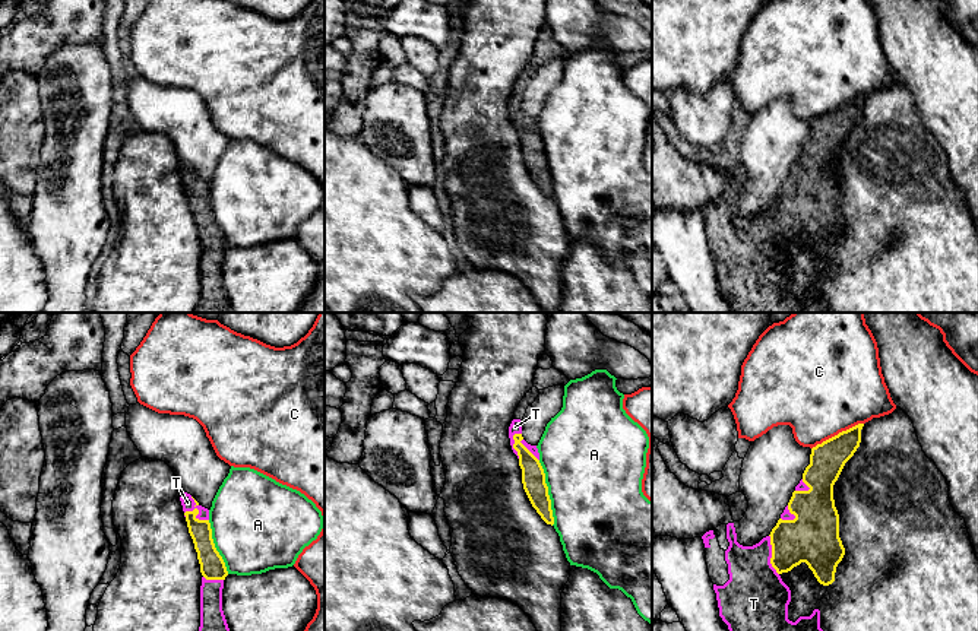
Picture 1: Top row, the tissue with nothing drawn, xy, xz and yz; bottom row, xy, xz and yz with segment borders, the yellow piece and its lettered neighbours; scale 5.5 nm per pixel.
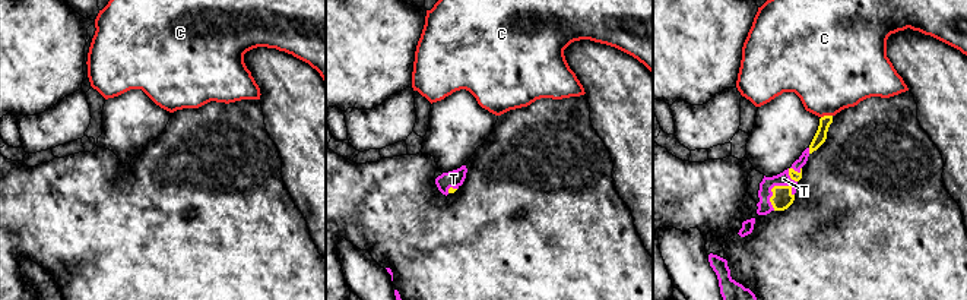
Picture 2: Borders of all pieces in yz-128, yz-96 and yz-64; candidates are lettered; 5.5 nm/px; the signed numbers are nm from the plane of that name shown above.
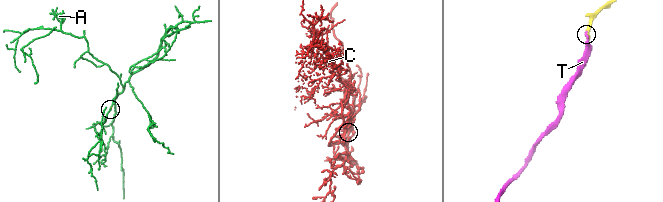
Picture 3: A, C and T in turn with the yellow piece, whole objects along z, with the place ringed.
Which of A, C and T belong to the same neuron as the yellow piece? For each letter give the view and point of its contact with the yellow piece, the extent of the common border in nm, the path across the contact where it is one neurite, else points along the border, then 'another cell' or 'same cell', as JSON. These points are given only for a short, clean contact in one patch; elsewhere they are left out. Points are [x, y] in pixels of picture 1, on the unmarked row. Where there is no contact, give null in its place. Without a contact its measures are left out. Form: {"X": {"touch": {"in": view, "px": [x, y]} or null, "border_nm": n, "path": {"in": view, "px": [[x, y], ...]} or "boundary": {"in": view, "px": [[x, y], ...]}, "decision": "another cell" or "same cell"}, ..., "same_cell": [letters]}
{"A": {"touch": {"in": "xz", "px": [547, 165]}, "border_nm": 360, "decision": "another cell"}, "C": {"touch": {"in": "yz", "px": [838, 107]}, "border_nm": 320, "decision": "another cell"}, "T": {"touch": {"in": "xy", "px": [198, 186]}, "border_nm": 170, "decision": "same cell"}, "same_cell": ["T"]}

